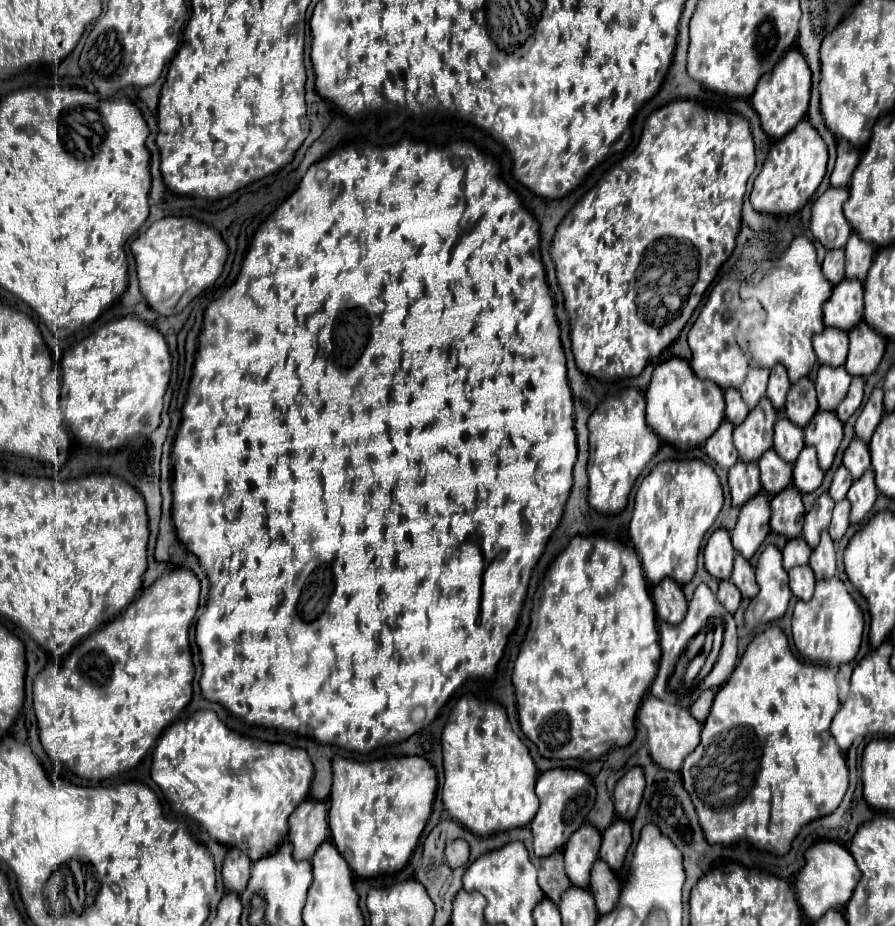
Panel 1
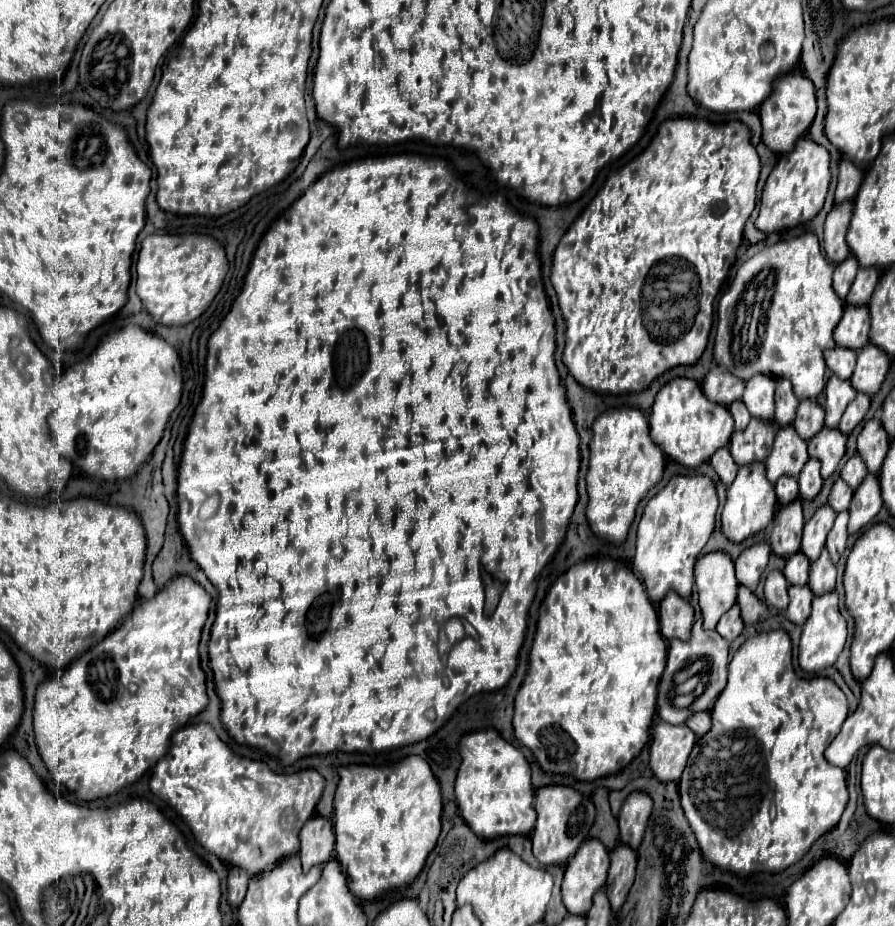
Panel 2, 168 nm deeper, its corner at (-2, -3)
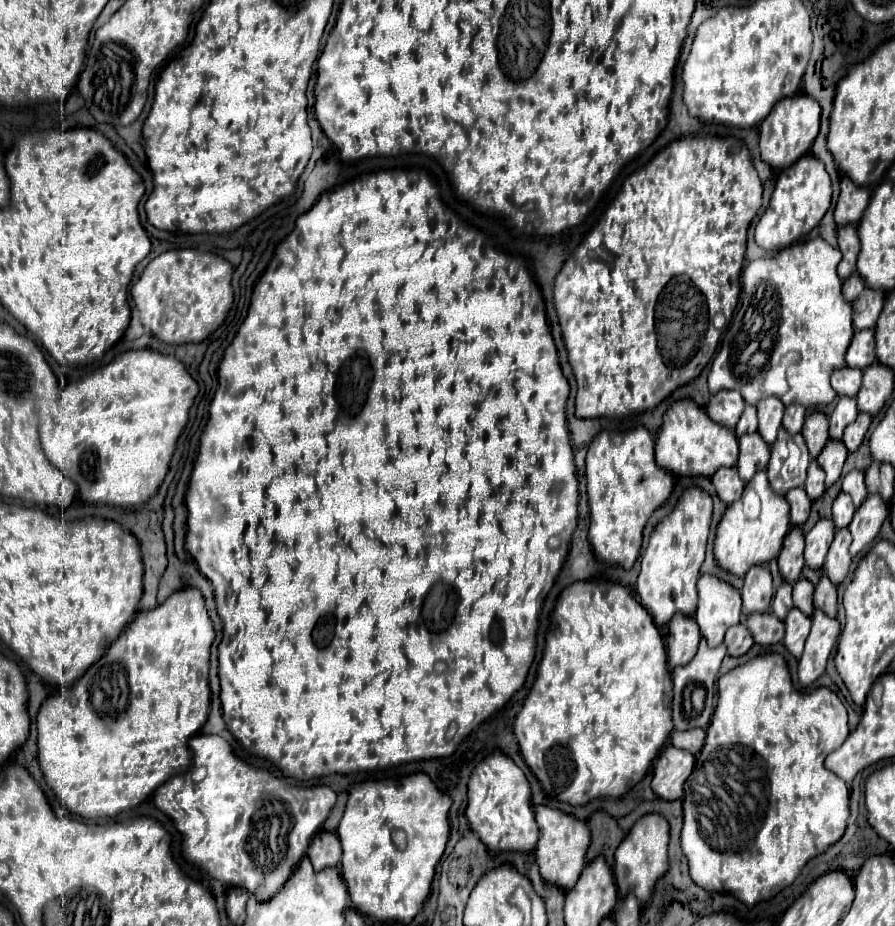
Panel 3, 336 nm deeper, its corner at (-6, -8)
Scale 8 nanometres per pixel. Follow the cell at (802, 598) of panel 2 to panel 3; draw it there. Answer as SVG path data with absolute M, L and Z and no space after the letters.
M794 606L794 608L788 612L784 624L786 624L784 644L786 644L786 648L788 648L796 658L800 658L802 652L804 652L804 644L806 644L810 626L812 626L812 618Z

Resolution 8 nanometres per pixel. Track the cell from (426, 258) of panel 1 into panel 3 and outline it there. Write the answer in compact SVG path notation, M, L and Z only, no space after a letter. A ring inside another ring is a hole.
M420 172L420 190L400 190L398 196L380 196L382 202L398 202L398 212L376 212L376 216L310 216L310 210L298 216L294 230L278 244L274 258L270 260L266 272L258 280L246 320L238 328L232 344L226 348L224 358L218 366L218 390L210 404L210 418L200 438L198 458L194 462L194 470L190 476L188 492L186 492L186 508L188 508L188 534L186 534L186 548L194 558L198 570L210 580L218 604L218 616L222 618L222 642L218 646L218 662L220 662L220 700L222 700L222 716L232 732L232 736L244 746L254 750L258 756L268 758L274 762L284 776L308 780L314 776L328 776L328 774L350 774L362 770L376 770L406 764L412 760L430 760L450 756L456 750L456 744L468 736L480 722L500 710L524 684L528 668L534 658L536 648L536 628L538 628L538 612L546 594L550 592L556 574L560 572L572 532L578 524L578 480L576 480L576 464L574 464L574 448L570 442L570 432L566 424L566 398L570 386L562 376L558 364L558 352L548 328L546 308L542 294L532 280L532 274L526 262L518 256L504 254L500 250L486 250L482 238L474 238L474 228L468 226L458 216L446 218L448 208L440 200L440 194L434 194L432 180L428 174ZM434 586L446 586L450 590L450 602L442 604L442 620L434 622L424 618L424 604L428 594ZM456 726L454 736L448 738L448 728Z

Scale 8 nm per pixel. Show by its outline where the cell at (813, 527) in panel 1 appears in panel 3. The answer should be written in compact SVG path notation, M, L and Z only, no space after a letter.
M822 518L816 522L816 526L806 534L806 548L804 548L804 560L808 568L822 568L828 548L834 538L834 522L828 518Z

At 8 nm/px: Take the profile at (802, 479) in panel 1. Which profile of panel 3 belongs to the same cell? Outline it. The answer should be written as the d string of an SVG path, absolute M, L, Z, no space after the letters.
M812 460L810 468L808 468L808 478L806 478L804 490L806 490L806 494L808 494L810 500L820 498L822 492L826 490L826 486L824 486L824 472L822 472L822 468L818 466L816 460Z

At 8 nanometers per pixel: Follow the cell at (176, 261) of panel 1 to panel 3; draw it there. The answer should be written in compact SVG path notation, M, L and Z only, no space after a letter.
M196 248L166 250L156 256L132 288L140 320L148 332L168 344L202 342L218 324L224 322L232 306L232 264L222 256Z

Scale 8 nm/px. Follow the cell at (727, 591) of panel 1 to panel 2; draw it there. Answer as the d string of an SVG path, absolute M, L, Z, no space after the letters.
M734 605L734 607L720 619L720 623L718 623L718 627L716 627L716 631L718 631L724 639L728 639L728 641L734 641L734 639L742 633L742 629L744 629L744 621L742 621L742 617L740 617L738 605Z

